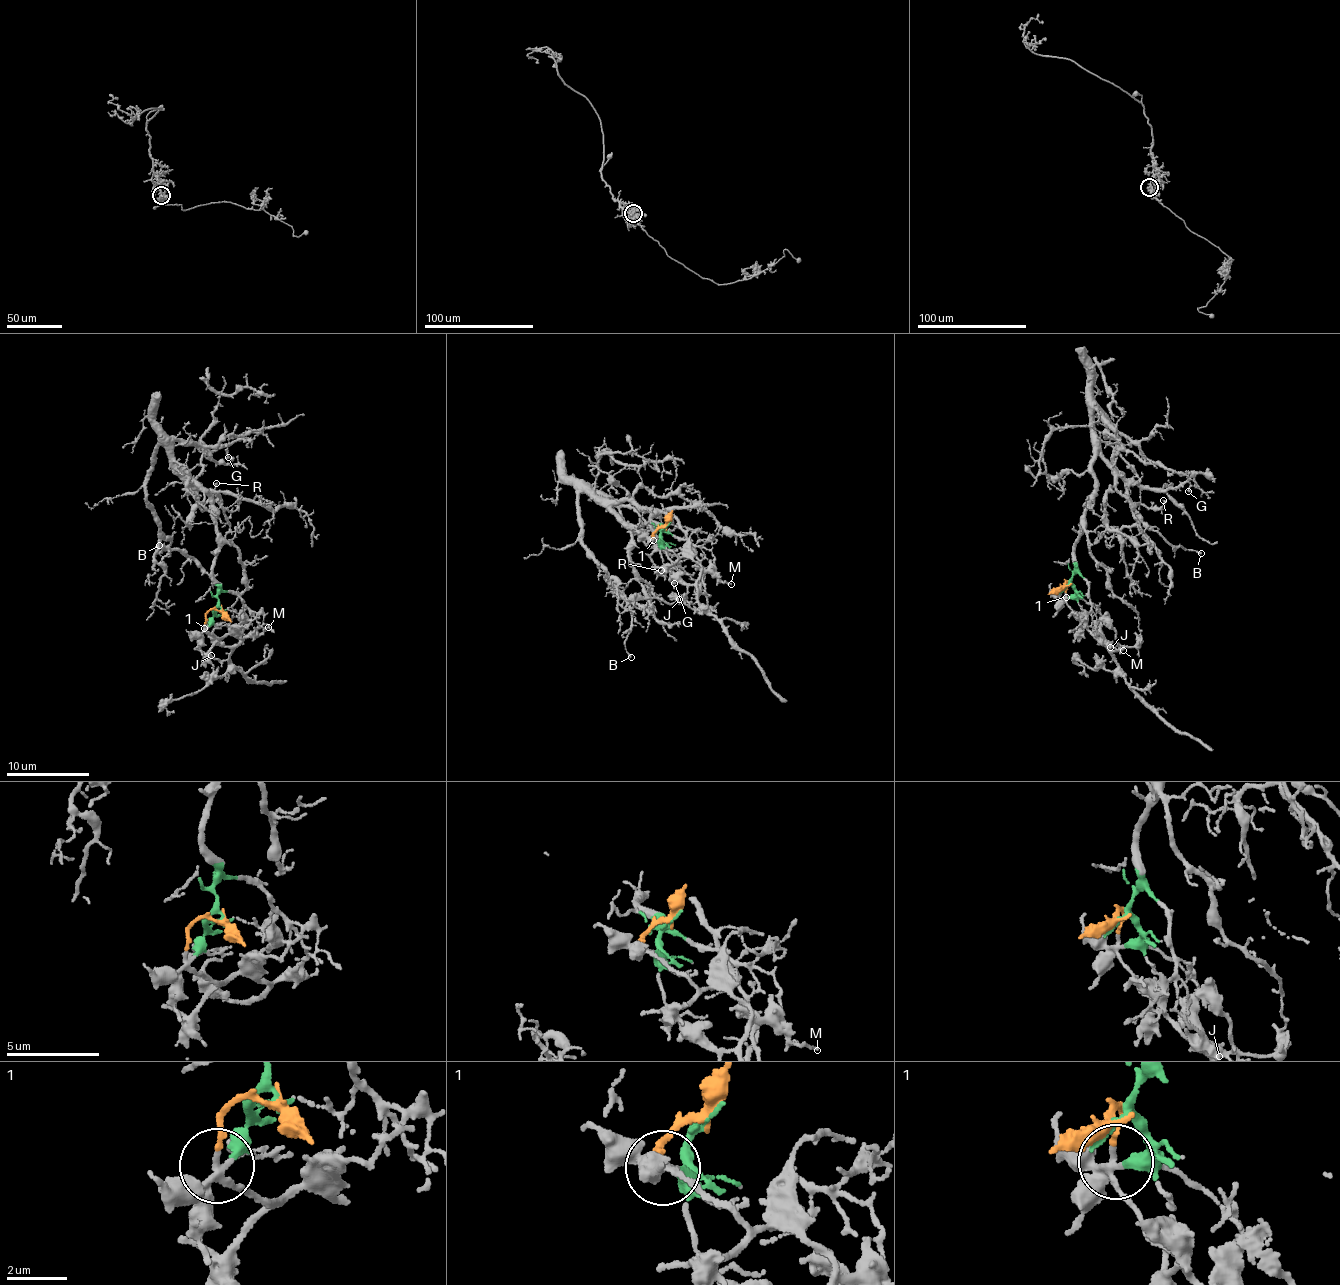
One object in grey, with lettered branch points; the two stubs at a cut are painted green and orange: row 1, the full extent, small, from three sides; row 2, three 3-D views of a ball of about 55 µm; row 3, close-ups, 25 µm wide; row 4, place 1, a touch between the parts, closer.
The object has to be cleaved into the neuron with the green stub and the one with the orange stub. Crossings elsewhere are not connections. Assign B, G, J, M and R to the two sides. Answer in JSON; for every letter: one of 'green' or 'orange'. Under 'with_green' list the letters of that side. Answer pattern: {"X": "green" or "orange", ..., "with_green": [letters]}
{"B": "green", "G": "green", "J": "orange", "M": "orange", "R": "green", "with_green": ["B", "G", "R"]}

